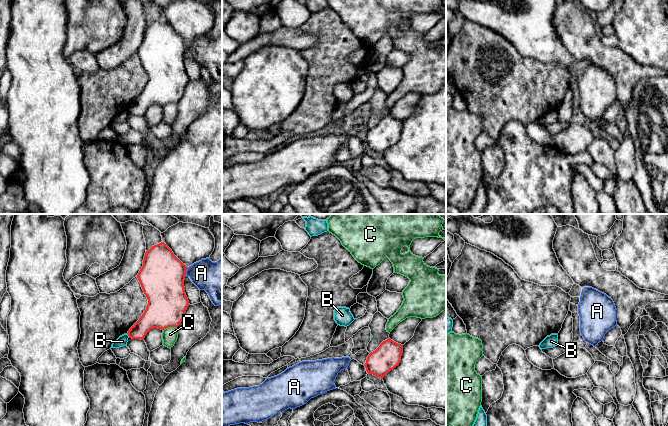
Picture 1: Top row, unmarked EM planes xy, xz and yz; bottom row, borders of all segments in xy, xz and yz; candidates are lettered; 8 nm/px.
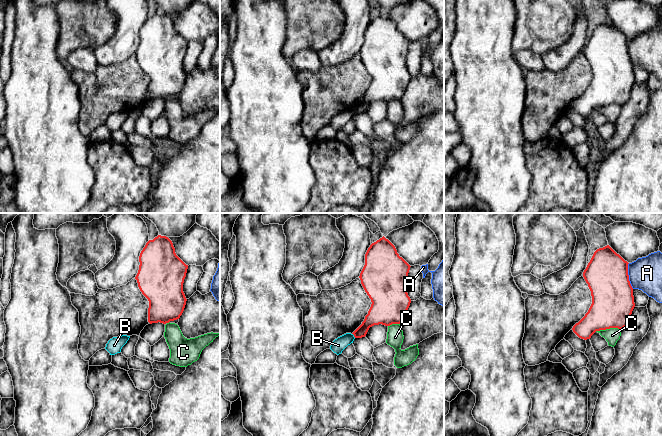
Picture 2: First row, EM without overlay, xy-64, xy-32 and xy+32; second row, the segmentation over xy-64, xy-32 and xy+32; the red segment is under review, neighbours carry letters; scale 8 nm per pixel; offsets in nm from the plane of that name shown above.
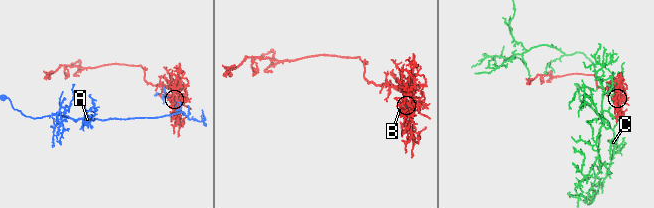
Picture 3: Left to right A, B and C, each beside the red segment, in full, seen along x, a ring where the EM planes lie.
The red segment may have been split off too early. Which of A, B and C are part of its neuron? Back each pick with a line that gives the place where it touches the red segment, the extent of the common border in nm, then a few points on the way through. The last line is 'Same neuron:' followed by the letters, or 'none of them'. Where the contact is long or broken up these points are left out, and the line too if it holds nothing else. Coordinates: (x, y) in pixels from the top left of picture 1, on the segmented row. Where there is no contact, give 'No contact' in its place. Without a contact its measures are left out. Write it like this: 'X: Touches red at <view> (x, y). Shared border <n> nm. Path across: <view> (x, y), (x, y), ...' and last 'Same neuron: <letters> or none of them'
Same neuron: none of them

